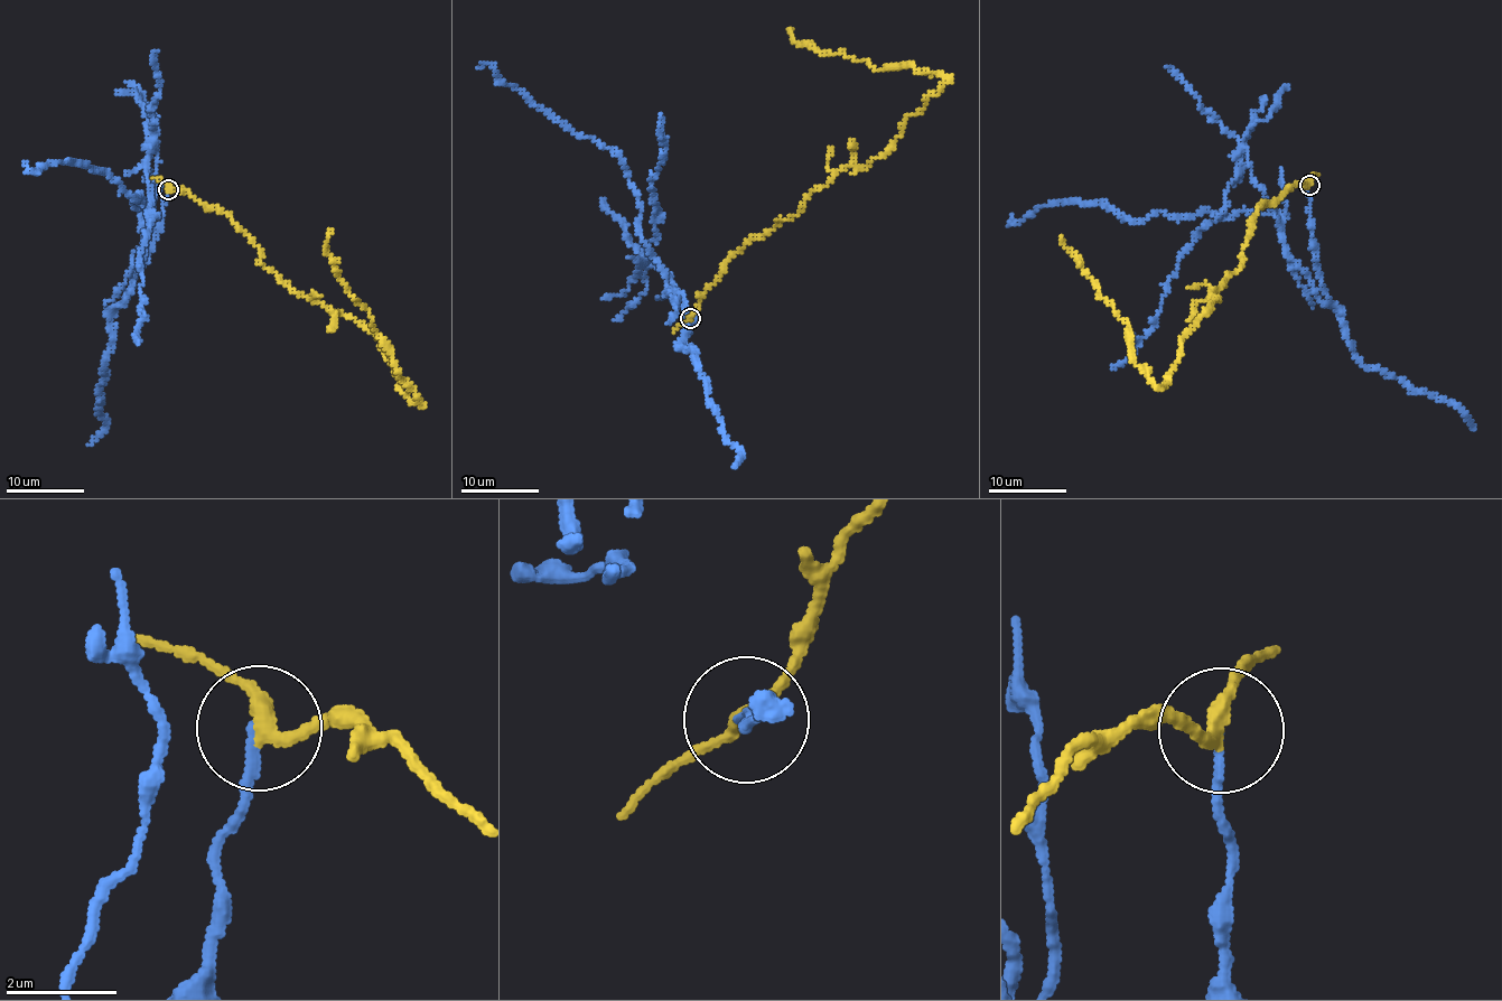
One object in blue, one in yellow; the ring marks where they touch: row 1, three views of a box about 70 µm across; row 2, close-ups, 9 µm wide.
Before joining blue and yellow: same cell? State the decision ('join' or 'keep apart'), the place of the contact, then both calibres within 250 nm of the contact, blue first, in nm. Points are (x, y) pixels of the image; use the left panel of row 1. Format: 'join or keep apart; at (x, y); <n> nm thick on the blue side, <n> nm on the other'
keep apart; at (168, 189); 150 nm thick on the blue side, 240 nm on the other

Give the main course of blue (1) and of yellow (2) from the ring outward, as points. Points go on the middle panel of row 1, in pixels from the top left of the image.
1: (690, 317), (697, 316), (688, 331), (682, 296), (646, 253), (658, 237), (650, 180), (663, 161), (661, 114)
2: (690, 317), (726, 262), (841, 169), (892, 148), (949, 78), (822, 55), (790, 28)

